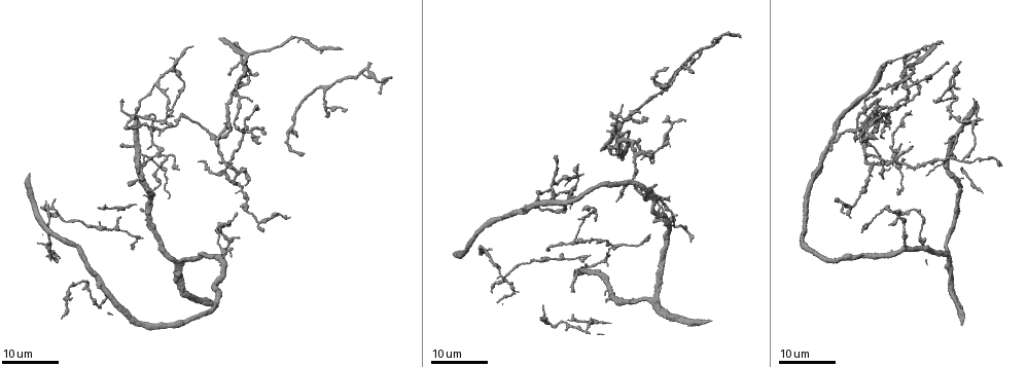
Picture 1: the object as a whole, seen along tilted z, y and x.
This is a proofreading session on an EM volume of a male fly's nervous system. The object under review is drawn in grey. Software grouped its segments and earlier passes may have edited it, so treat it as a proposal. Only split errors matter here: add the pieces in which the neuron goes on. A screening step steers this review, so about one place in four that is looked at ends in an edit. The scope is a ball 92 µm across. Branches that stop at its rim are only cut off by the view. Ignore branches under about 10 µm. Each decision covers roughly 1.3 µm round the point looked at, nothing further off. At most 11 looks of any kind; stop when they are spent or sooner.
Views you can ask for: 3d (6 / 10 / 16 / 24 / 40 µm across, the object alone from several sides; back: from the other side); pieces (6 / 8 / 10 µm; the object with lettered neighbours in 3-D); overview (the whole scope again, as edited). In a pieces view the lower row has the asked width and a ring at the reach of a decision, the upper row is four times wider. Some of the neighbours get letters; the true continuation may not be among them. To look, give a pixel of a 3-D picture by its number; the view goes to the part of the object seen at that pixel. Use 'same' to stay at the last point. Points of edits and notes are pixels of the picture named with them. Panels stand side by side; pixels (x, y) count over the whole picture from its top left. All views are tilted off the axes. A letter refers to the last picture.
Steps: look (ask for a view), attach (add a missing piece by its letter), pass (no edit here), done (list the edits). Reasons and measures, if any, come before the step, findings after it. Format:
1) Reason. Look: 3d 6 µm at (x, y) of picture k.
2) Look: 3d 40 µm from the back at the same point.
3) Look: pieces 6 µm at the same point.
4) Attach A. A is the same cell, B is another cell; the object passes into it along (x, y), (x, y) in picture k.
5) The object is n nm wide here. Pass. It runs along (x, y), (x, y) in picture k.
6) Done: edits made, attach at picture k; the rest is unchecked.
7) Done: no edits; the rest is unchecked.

Look: 3d 24 µm at (831, 150) of picture 1.

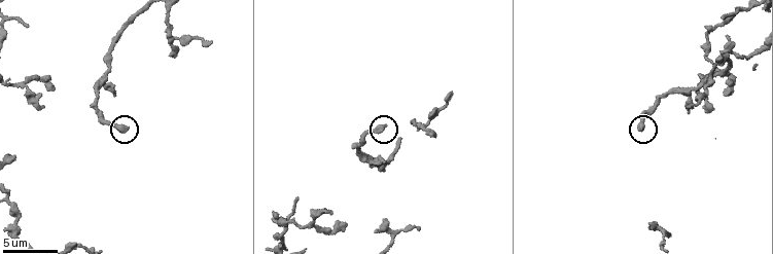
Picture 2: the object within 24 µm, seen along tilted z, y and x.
Look: pieces 10 µm at (384, 127) of picture 2.

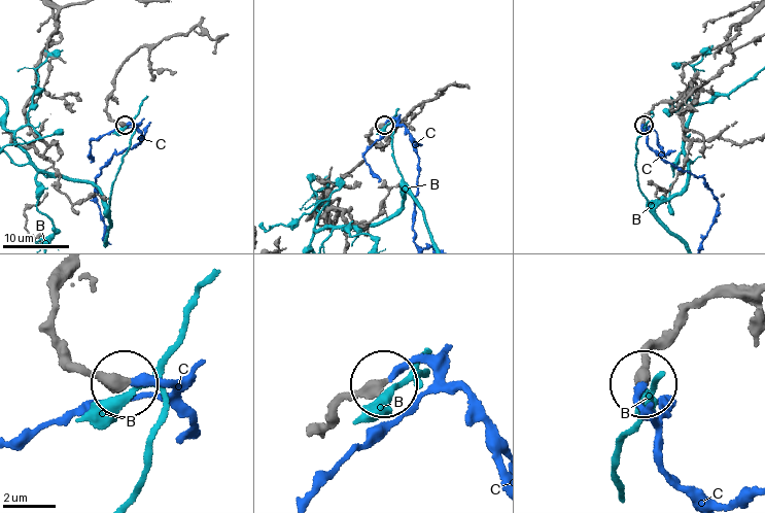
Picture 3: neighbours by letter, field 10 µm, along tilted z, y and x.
Attach C. C is the same cell, B is another cell; the object passes into it along (58, 338), (70, 358), (84, 367), (177, 389), (185, 436) in picture 3; the neuron continues.

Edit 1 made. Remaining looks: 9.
Long arm stops here. Look: 3d 6 µm at (418, 227) of picture 2.

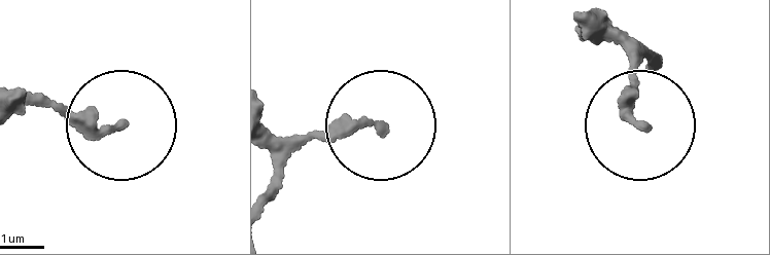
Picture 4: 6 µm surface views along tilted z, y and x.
Look: pieces 8 µm at (121, 124) of picture 4.

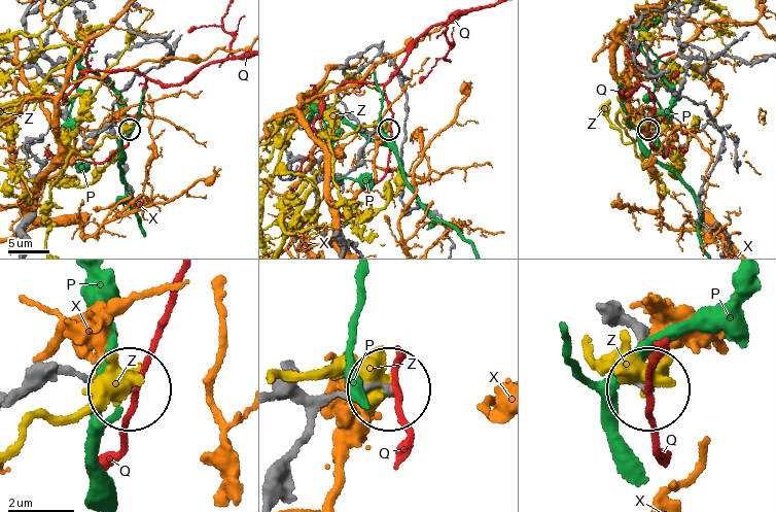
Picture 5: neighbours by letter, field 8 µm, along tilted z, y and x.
Pass. P, Q, X and Z are other cells; it runs along (278, 485), (324, 406), (382, 385) in picture 5; none of them fits.

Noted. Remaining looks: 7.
Thin end. Look: 3d 16 µm at (882, 179) of picture 1.

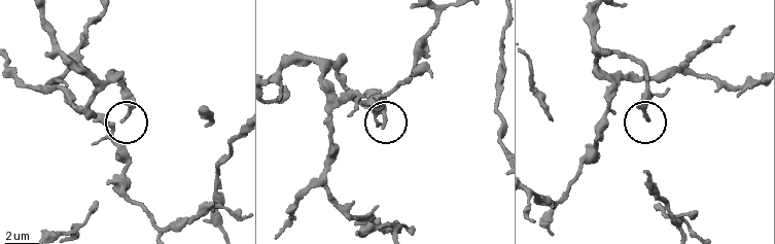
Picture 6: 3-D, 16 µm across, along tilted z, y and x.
What lies round it. Look: pieces 8 µm at (646, 121) of picture 6.

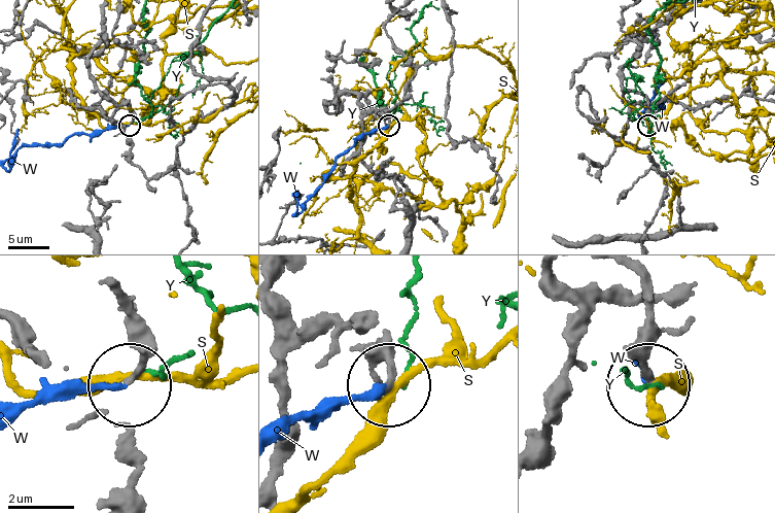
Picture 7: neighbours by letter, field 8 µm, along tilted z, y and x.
Attach W. W is the same cell, S and Y are other cells; the neuron continues.

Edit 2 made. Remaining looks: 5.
Look: overview.

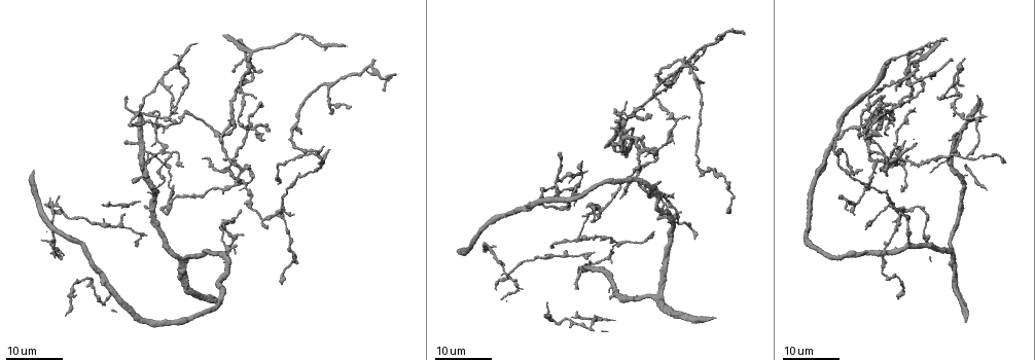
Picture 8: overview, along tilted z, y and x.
Branch stops here. Look: 3d 16 µm at (124, 214) of picture 8.

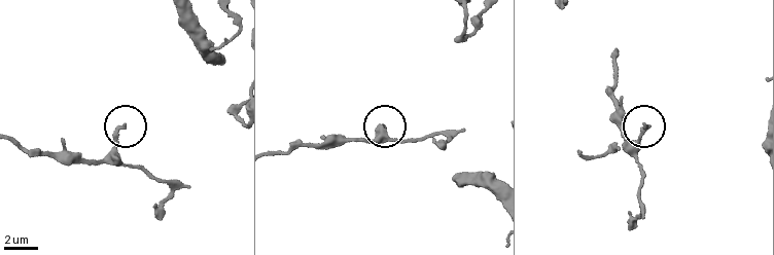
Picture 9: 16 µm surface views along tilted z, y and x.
Look: pieces 8 µm at (646, 126) of picture 9.

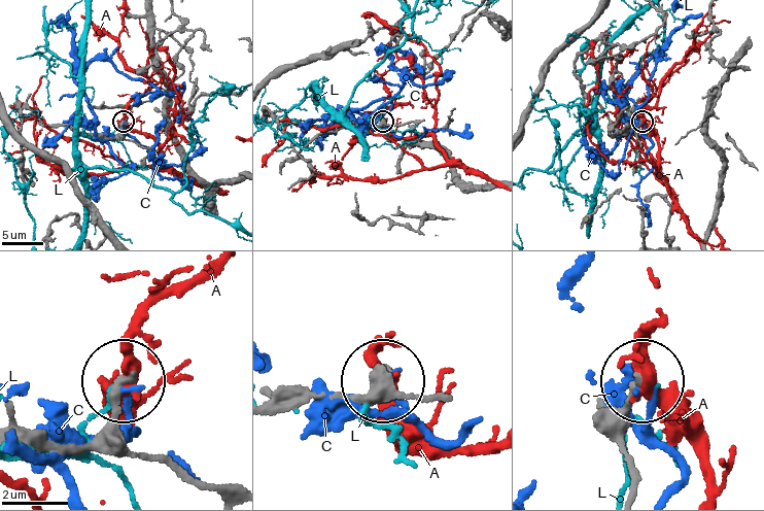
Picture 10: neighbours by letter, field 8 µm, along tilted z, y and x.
Pass. A, C and L are other cells; none of them fits.

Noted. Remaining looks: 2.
Branch stops here. Look: 3d 16 µm at (901, 189) of picture 8.

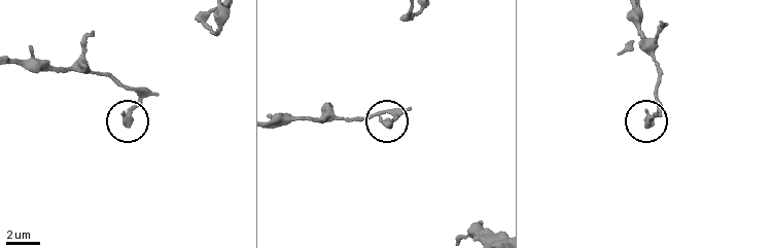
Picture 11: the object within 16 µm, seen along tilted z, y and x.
Look: pieces 10 µm at (646, 121) of picture 11.

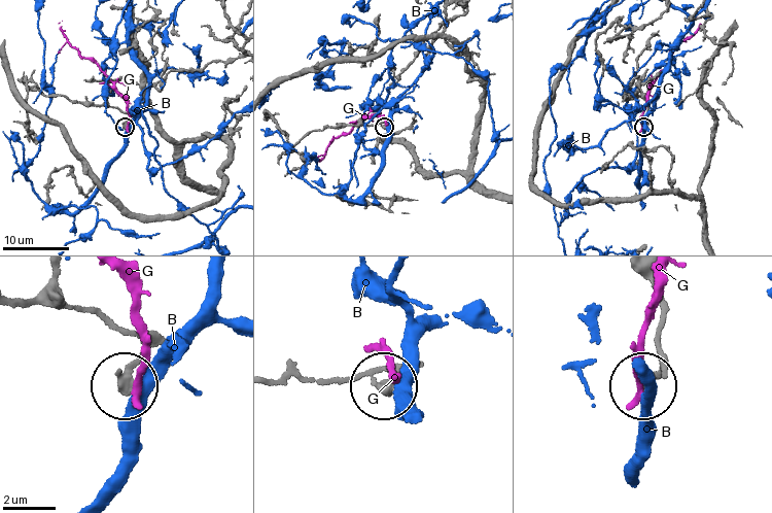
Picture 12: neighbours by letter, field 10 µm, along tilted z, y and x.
Pass. B and G are other cells; none of them fits.

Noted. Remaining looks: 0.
Done: edits made, attach at picture 3, attach at picture 7; the rest is unchecked.

